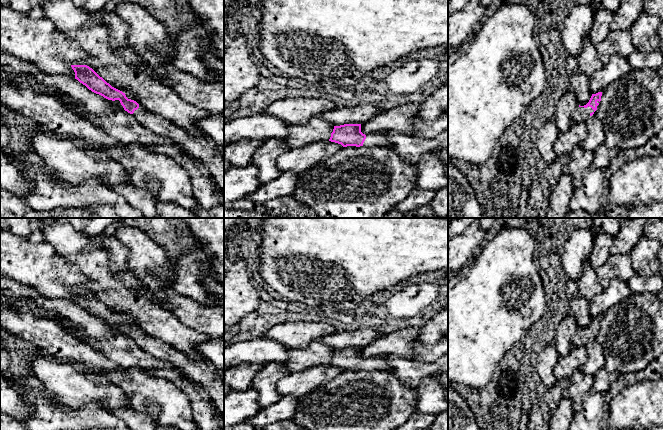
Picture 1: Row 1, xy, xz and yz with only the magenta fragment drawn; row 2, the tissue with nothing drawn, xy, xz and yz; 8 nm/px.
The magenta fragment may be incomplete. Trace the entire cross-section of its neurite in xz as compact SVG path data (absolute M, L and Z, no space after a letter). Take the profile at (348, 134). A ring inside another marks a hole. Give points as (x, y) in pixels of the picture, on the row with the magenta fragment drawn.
M361 124L334 126L329 141L341 144L343 147L390 147L390 140L386 132L374 132L365 135L361 132Z

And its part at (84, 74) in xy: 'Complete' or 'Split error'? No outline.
Split error

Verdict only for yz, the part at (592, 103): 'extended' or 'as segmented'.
extended

